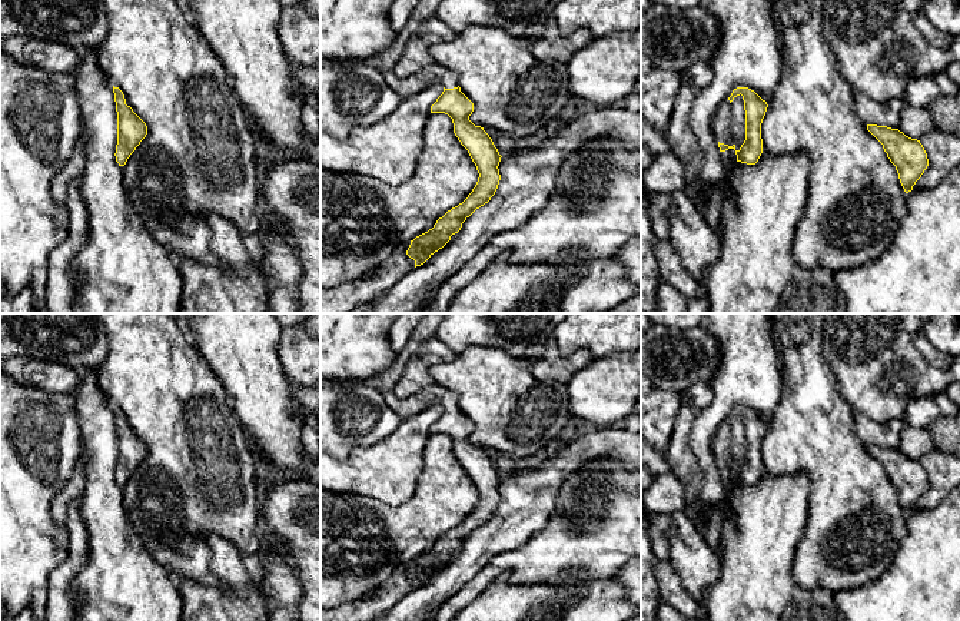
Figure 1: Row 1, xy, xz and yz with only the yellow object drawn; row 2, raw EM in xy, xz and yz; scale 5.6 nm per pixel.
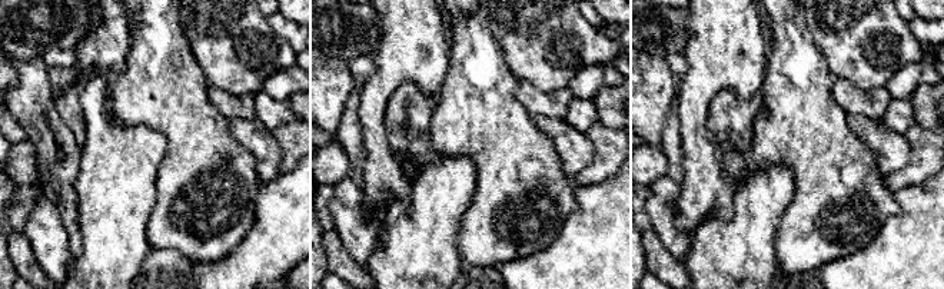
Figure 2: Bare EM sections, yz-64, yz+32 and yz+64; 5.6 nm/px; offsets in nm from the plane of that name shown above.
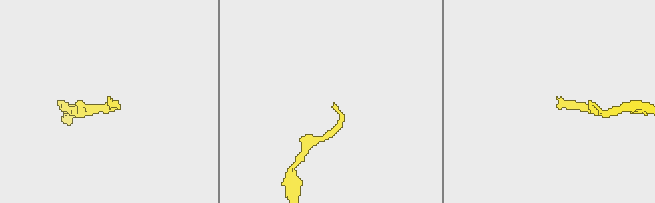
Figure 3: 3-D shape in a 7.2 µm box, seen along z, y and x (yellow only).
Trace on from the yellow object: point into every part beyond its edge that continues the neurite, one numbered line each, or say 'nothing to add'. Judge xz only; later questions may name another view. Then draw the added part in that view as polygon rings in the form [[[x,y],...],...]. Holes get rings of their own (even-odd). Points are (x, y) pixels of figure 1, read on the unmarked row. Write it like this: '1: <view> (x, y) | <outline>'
1: xz (434, 394) | [[[435,382],[405,399],[398,398],[392,391],[383,392],[382,395],[388,406],[401,418],[401,421],[419,414],[435,404],[439,404],[445,409],[459,406],[459,393],[455,391],[448,391]]]

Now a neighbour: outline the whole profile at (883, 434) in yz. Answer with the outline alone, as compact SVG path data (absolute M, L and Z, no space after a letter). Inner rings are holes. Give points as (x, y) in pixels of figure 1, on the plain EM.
M853 411L854 431L864 445L877 445L897 449L900 445L903 419L876 422L858 411Z

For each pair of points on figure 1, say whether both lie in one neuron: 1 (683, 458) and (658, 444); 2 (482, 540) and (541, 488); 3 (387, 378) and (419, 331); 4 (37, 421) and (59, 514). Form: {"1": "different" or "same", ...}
{"1": "different", "2": "same", "3": "same", "4": "different"}

